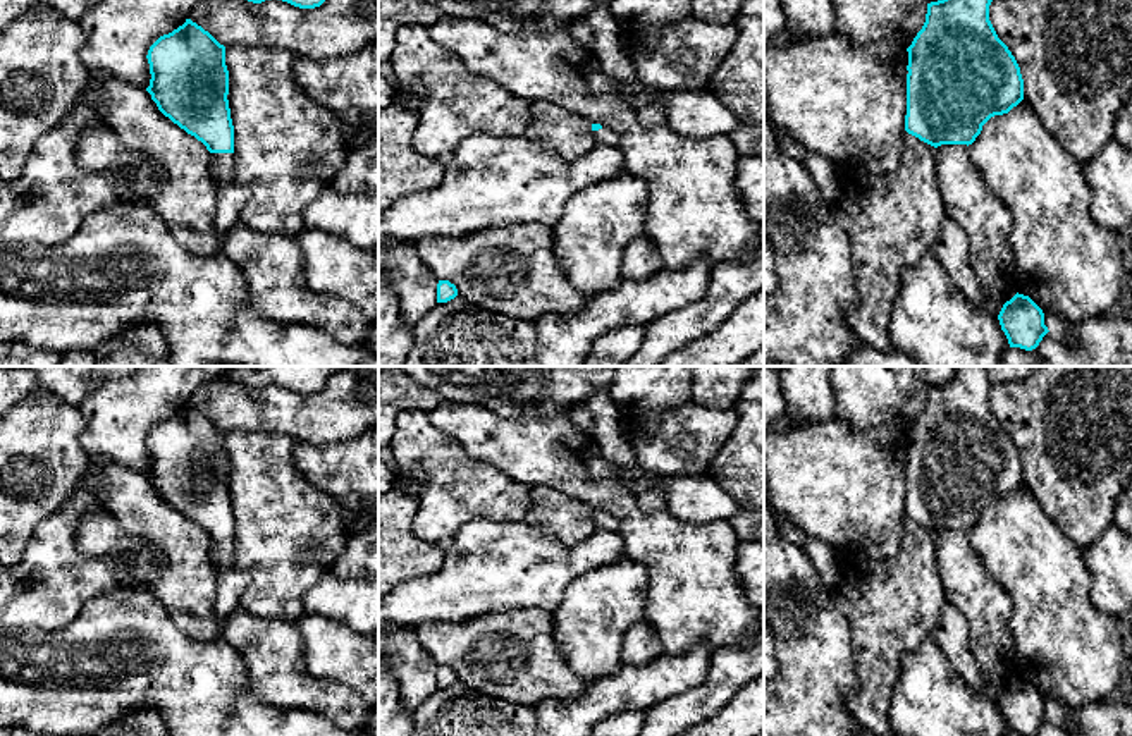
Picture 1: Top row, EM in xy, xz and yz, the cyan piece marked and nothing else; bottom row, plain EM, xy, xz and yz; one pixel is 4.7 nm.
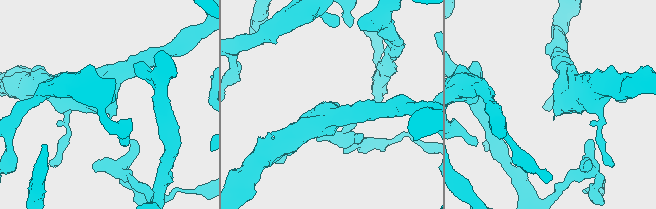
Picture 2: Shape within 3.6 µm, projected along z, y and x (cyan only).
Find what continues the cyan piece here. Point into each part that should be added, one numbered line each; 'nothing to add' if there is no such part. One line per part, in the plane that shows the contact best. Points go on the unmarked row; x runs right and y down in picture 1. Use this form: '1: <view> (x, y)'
1: xy (221, 549)

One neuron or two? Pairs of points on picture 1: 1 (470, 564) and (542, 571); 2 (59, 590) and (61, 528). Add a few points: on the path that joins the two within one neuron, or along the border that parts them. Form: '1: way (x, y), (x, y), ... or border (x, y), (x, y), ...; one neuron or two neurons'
1: way (487, 566), (525, 566); one neuron
2: way (57, 575), (57, 544); one neuron

